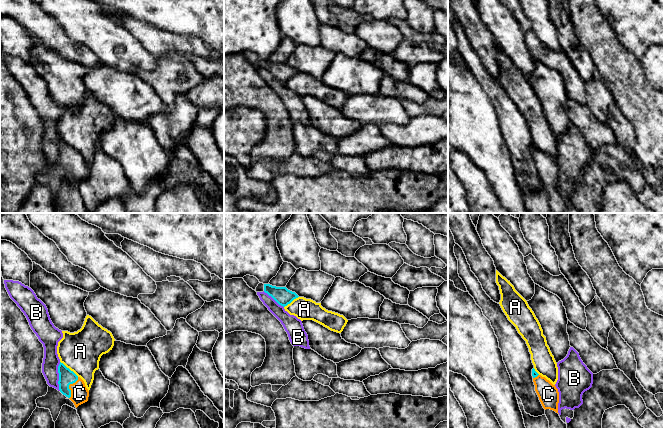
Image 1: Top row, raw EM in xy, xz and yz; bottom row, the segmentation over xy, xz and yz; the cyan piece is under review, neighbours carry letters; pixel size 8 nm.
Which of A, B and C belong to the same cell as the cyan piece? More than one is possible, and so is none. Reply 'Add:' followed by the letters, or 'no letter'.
Add: C

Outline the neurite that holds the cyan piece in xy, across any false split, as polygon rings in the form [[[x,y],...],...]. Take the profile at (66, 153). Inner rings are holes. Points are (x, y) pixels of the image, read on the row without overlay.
[[[61,138],[58,142],[58,149],[60,168],[68,173],[76,184],[88,177],[89,167],[80,153]]]

